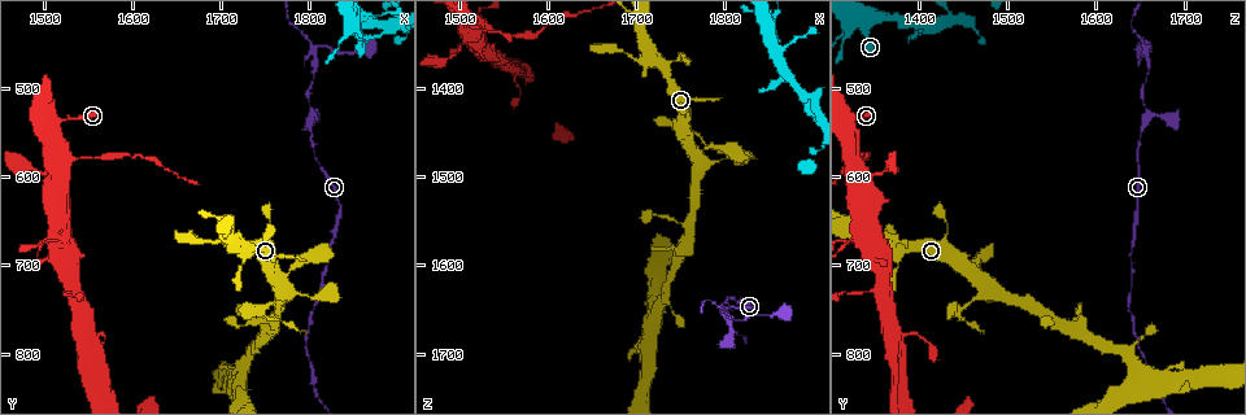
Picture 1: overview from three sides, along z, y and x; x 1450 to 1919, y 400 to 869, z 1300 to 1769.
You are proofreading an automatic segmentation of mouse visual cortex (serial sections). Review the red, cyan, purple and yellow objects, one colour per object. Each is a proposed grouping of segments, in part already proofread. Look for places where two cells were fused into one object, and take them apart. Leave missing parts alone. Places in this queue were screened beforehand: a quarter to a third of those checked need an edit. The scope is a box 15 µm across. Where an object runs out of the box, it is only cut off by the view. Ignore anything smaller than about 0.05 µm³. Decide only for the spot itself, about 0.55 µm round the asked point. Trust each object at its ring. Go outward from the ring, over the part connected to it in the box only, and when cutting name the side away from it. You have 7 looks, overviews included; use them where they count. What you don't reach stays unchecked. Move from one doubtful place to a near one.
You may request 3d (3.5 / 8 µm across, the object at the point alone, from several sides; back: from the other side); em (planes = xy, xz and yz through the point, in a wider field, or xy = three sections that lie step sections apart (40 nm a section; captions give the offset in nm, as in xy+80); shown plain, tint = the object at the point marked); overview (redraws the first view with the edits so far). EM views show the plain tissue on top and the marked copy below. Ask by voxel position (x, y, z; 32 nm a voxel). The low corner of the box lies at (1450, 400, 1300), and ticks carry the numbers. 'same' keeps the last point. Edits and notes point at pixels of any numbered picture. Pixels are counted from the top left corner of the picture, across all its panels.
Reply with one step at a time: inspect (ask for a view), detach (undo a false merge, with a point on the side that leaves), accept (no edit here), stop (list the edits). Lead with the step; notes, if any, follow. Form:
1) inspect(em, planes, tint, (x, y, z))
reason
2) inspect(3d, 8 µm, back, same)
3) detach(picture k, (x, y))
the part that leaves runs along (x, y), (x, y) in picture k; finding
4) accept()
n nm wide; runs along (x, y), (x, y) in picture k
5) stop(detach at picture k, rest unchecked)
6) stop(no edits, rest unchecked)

inspect(3d, 3.5 µm, (1550, 575, 1335))
thin neck

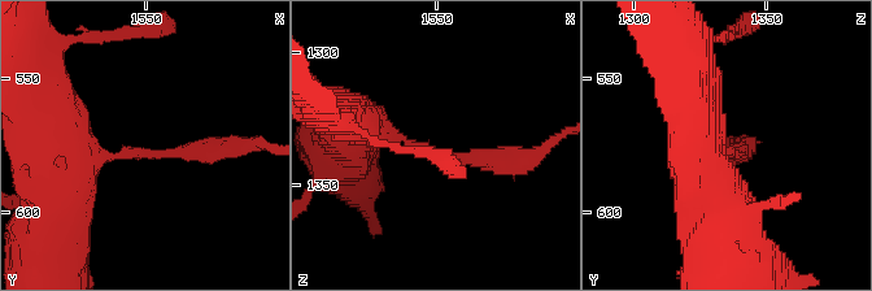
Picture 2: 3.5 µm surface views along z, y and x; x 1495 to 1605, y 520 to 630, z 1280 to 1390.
inspect(em, xy, step 3, tint, (1553, 577, 1339))
arms of 250, 300 nm; shape alone is not enough

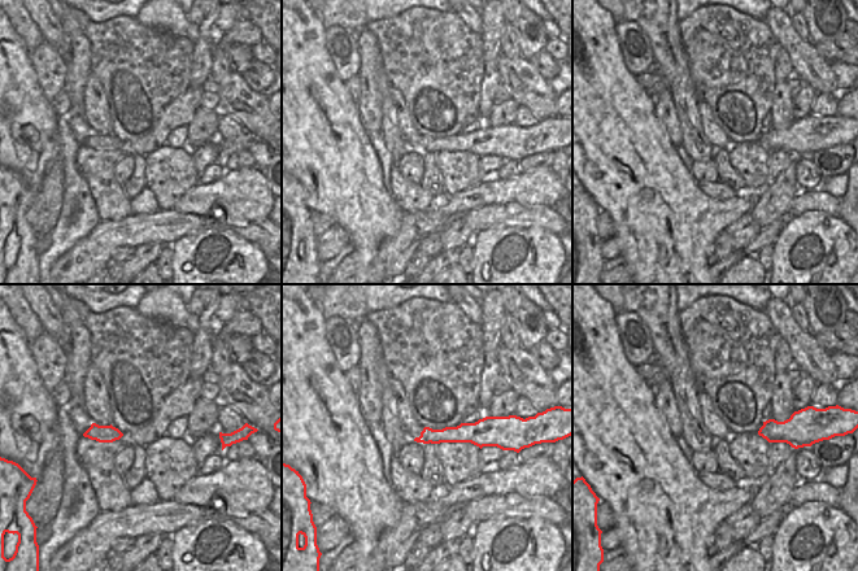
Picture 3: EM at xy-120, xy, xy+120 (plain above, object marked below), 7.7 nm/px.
inspect(em, xy, step 5, tint, same)

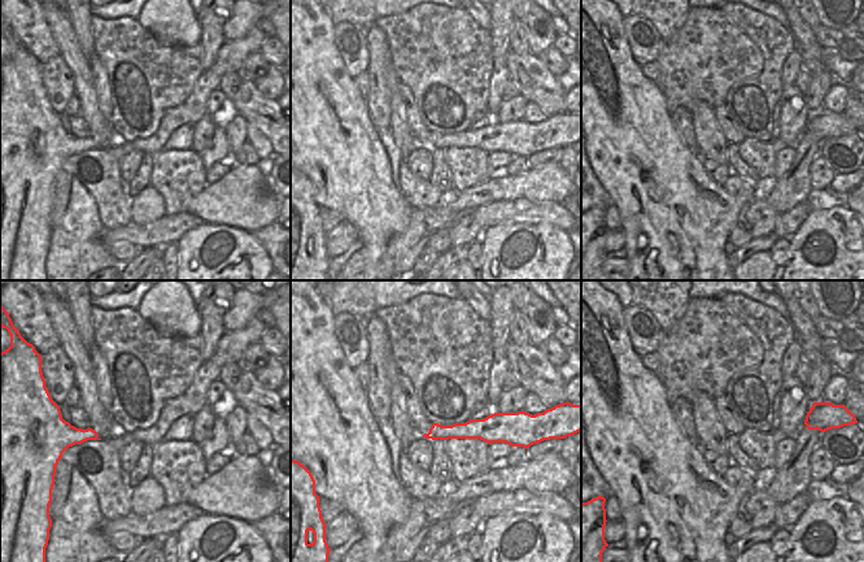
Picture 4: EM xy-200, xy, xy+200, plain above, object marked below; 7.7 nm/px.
detach(picture 2, (193, 153))
the part that leaves runs along (148, 152), (267, 144) in picture 2; two cells meet here

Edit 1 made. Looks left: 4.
inspect(3d, 3.5 µm, (1800, 535, 1655))
branch point

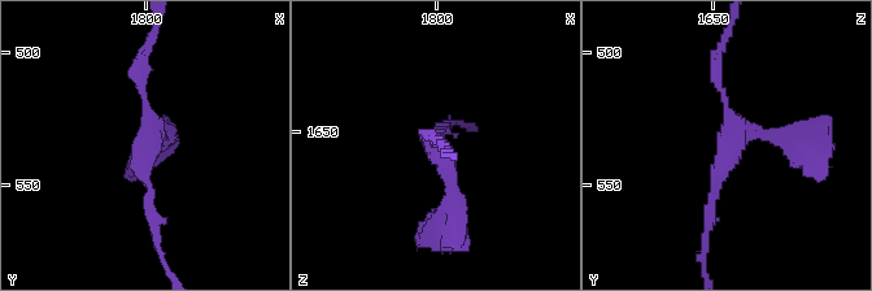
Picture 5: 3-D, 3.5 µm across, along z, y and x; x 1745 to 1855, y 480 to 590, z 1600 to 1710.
inspect(em, xy, step 1, tint, (1802, 533, 1659))
3 arms; arms of 150, 150, 250 nm

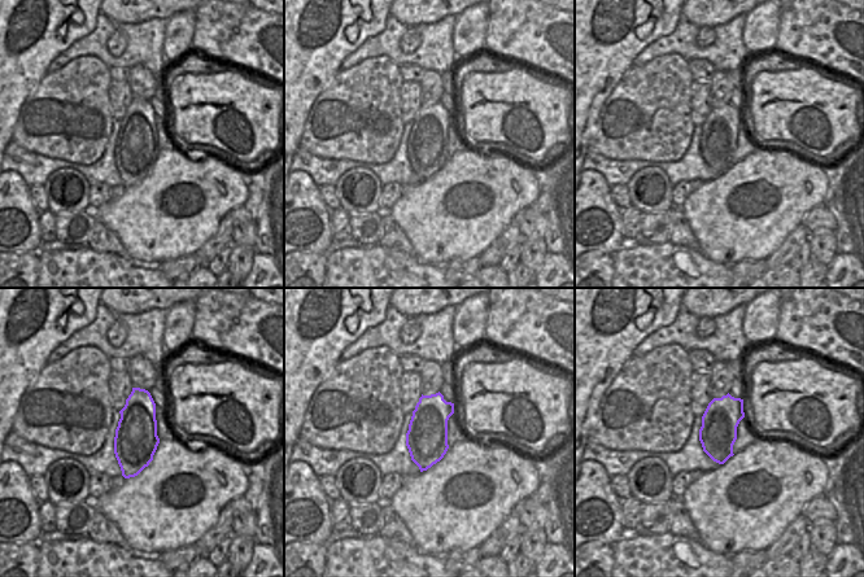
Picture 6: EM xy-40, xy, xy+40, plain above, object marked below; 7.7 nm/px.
accept()
320 nm wide; runs along (153, 218), (142, 59) in picture 5; one cell here

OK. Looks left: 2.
inspect(3d, 3.5 µm, (1805, 465, 1660))
narrows sharply

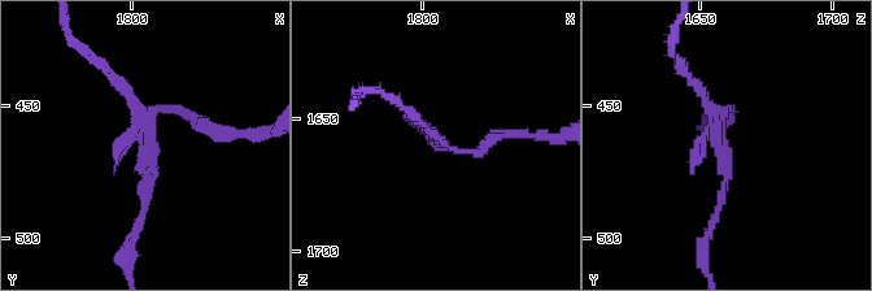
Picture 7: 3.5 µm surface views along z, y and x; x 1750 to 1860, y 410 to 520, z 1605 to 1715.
inspect(em, xy, step 2, tint, (1806, 466, 1659))

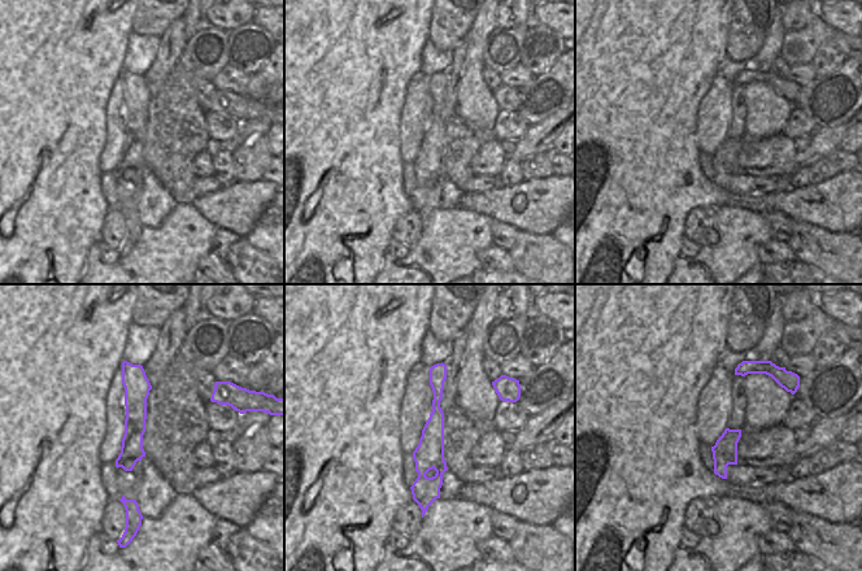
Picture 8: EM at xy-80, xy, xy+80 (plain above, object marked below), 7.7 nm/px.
accept()
runs along (442, 366), (430, 480), (419, 497) in picture 8; continuous, no second cell

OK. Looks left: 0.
stop(detach at picture 2, rest unchecked)

